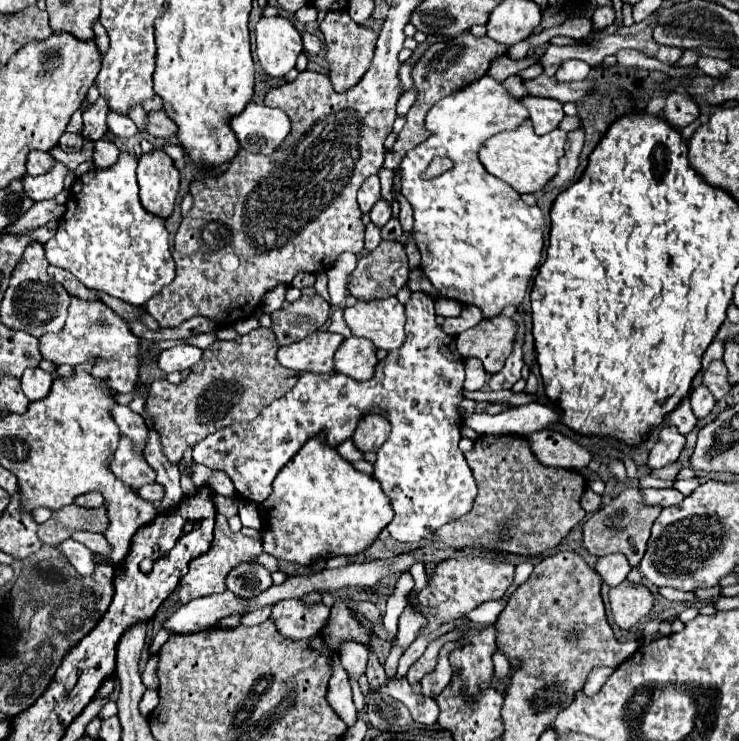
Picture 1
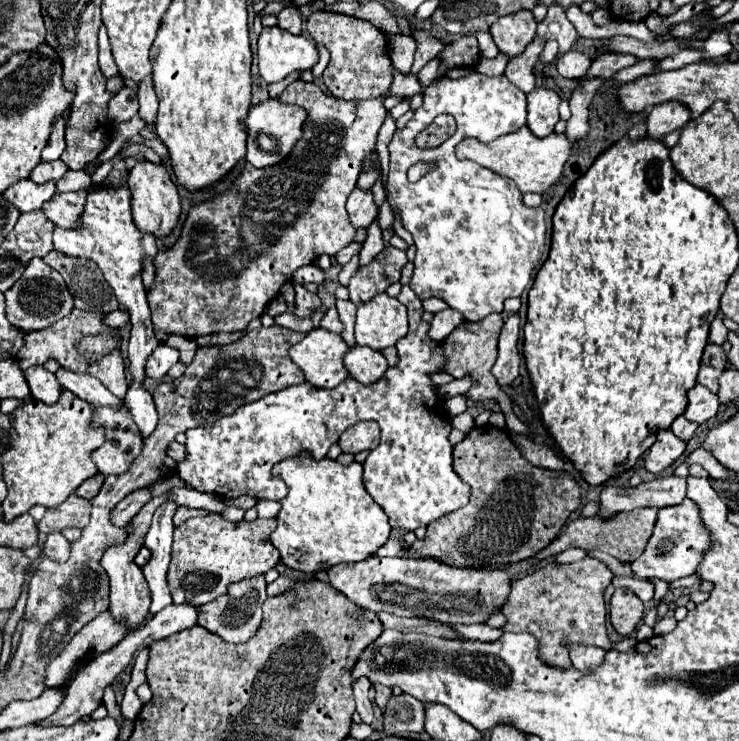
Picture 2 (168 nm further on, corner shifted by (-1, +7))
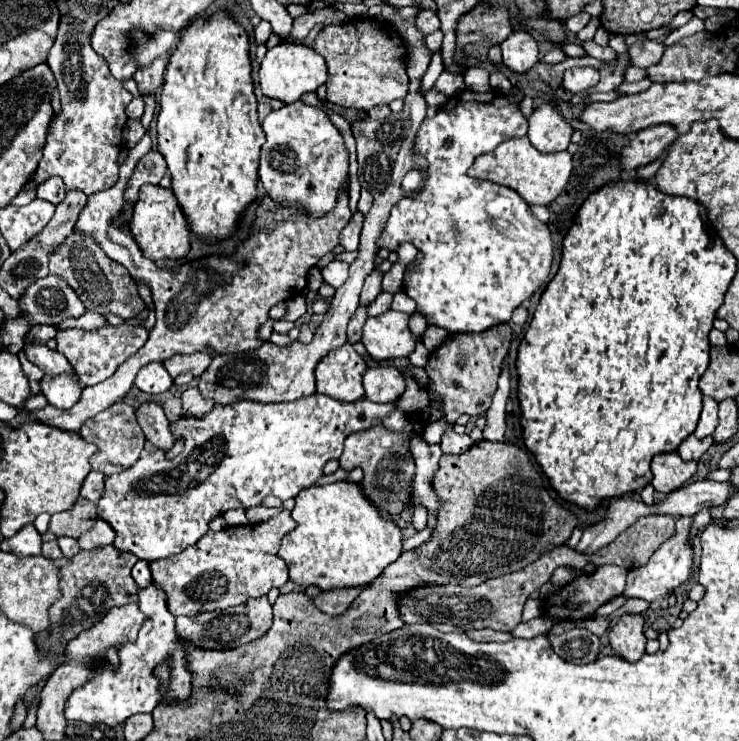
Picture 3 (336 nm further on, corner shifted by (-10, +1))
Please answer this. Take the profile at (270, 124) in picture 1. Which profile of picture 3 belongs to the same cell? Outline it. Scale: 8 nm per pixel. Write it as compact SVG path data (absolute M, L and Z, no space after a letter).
M292 102L282 106L280 110L272 110L264 118L262 128L266 132L266 142L260 152L258 176L262 180L264 190L284 206L302 204L314 218L332 210L336 204L336 194L348 176L348 150L344 148L344 140L340 132L334 128L334 124L328 120L328 116L316 106L308 106L304 102Z

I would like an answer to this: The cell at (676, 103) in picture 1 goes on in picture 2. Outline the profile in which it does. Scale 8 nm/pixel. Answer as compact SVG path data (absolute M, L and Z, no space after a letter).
M657 104L647 116L647 136L661 140L665 134L683 128L689 118L689 112L681 104Z

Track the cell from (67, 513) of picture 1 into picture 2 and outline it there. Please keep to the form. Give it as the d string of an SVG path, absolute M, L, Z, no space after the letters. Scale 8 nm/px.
M71 494L63 504L55 508L47 508L37 528L45 534L59 532L67 526L83 528L89 524L89 514L91 514L91 502L85 498L79 498L77 494Z

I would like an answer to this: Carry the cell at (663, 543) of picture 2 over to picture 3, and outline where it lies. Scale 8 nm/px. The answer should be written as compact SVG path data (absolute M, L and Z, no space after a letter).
M692 516L676 520L676 532L672 534L672 538L668 538L652 554L652 558L648 560L646 566L628 572L628 582L626 582L624 596L628 596L628 598L644 598L648 602L654 602L654 600L664 598L670 592L674 592L678 586L682 586L692 576L692 568L694 568L694 544L692 544L692 538L690 538L692 524L694 524Z

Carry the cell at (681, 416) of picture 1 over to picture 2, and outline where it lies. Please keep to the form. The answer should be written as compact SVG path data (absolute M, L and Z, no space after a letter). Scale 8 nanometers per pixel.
M679 416L673 424L671 424L671 428L669 428L675 436L679 436L681 440L685 440L685 442L689 442L691 438L693 438L693 434L695 434L695 430L697 430L697 424L695 422L689 422L689 420L685 420L685 416Z

